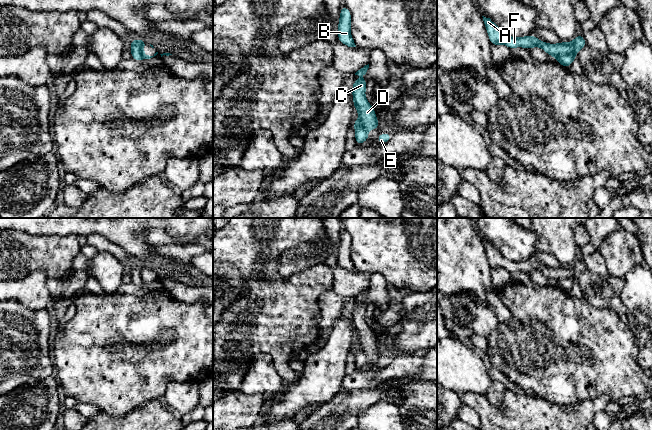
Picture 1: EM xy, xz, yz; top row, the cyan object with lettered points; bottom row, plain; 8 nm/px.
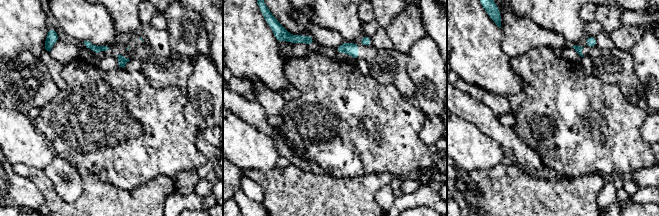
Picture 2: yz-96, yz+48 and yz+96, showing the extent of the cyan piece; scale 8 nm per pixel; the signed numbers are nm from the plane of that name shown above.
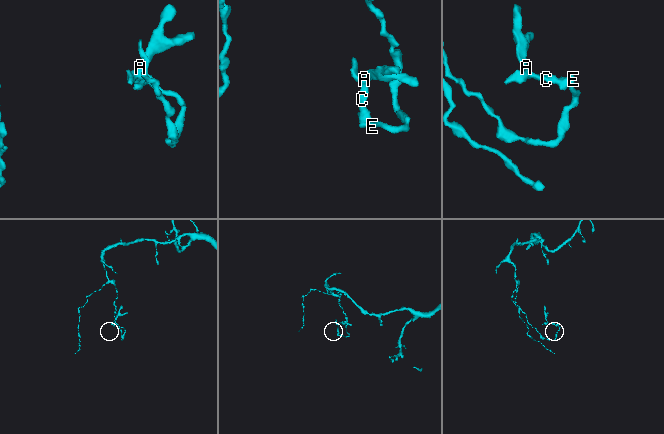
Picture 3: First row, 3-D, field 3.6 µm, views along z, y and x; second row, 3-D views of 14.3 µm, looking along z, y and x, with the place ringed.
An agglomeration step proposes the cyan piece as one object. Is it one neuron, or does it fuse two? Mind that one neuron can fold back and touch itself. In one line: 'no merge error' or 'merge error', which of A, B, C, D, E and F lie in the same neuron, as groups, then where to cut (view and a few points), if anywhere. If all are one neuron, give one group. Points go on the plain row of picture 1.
merge error; groups A B C D F / E; cut yz (575, 278), (562, 277), (555, 280)

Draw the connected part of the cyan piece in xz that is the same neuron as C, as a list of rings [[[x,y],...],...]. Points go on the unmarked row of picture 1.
[[[354,304],[352,309],[353,328],[359,337],[359,345],[368,358],[368,353],[378,355],[379,345],[376,342],[376,335],[371,331],[365,321],[368,304]]]

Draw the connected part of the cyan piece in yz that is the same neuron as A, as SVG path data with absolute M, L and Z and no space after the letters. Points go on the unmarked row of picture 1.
M484 240L482 241L489 264L493 270L504 268L510 273L517 271L523 271L525 273L540 271L551 281L560 280L566 277L572 277L576 279L576 275L573 273L571 266L567 267L561 265L558 268L550 268L539 264L534 259L523 260L519 262L511 261L505 258L490 242L486 242Z

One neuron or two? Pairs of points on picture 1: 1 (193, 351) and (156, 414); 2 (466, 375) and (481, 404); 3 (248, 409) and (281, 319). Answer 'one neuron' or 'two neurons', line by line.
1: two neurons
2: two neurons
3: two neurons

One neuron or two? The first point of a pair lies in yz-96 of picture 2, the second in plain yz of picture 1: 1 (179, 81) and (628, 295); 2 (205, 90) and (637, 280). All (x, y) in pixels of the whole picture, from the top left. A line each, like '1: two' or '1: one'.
1: two
2: one

